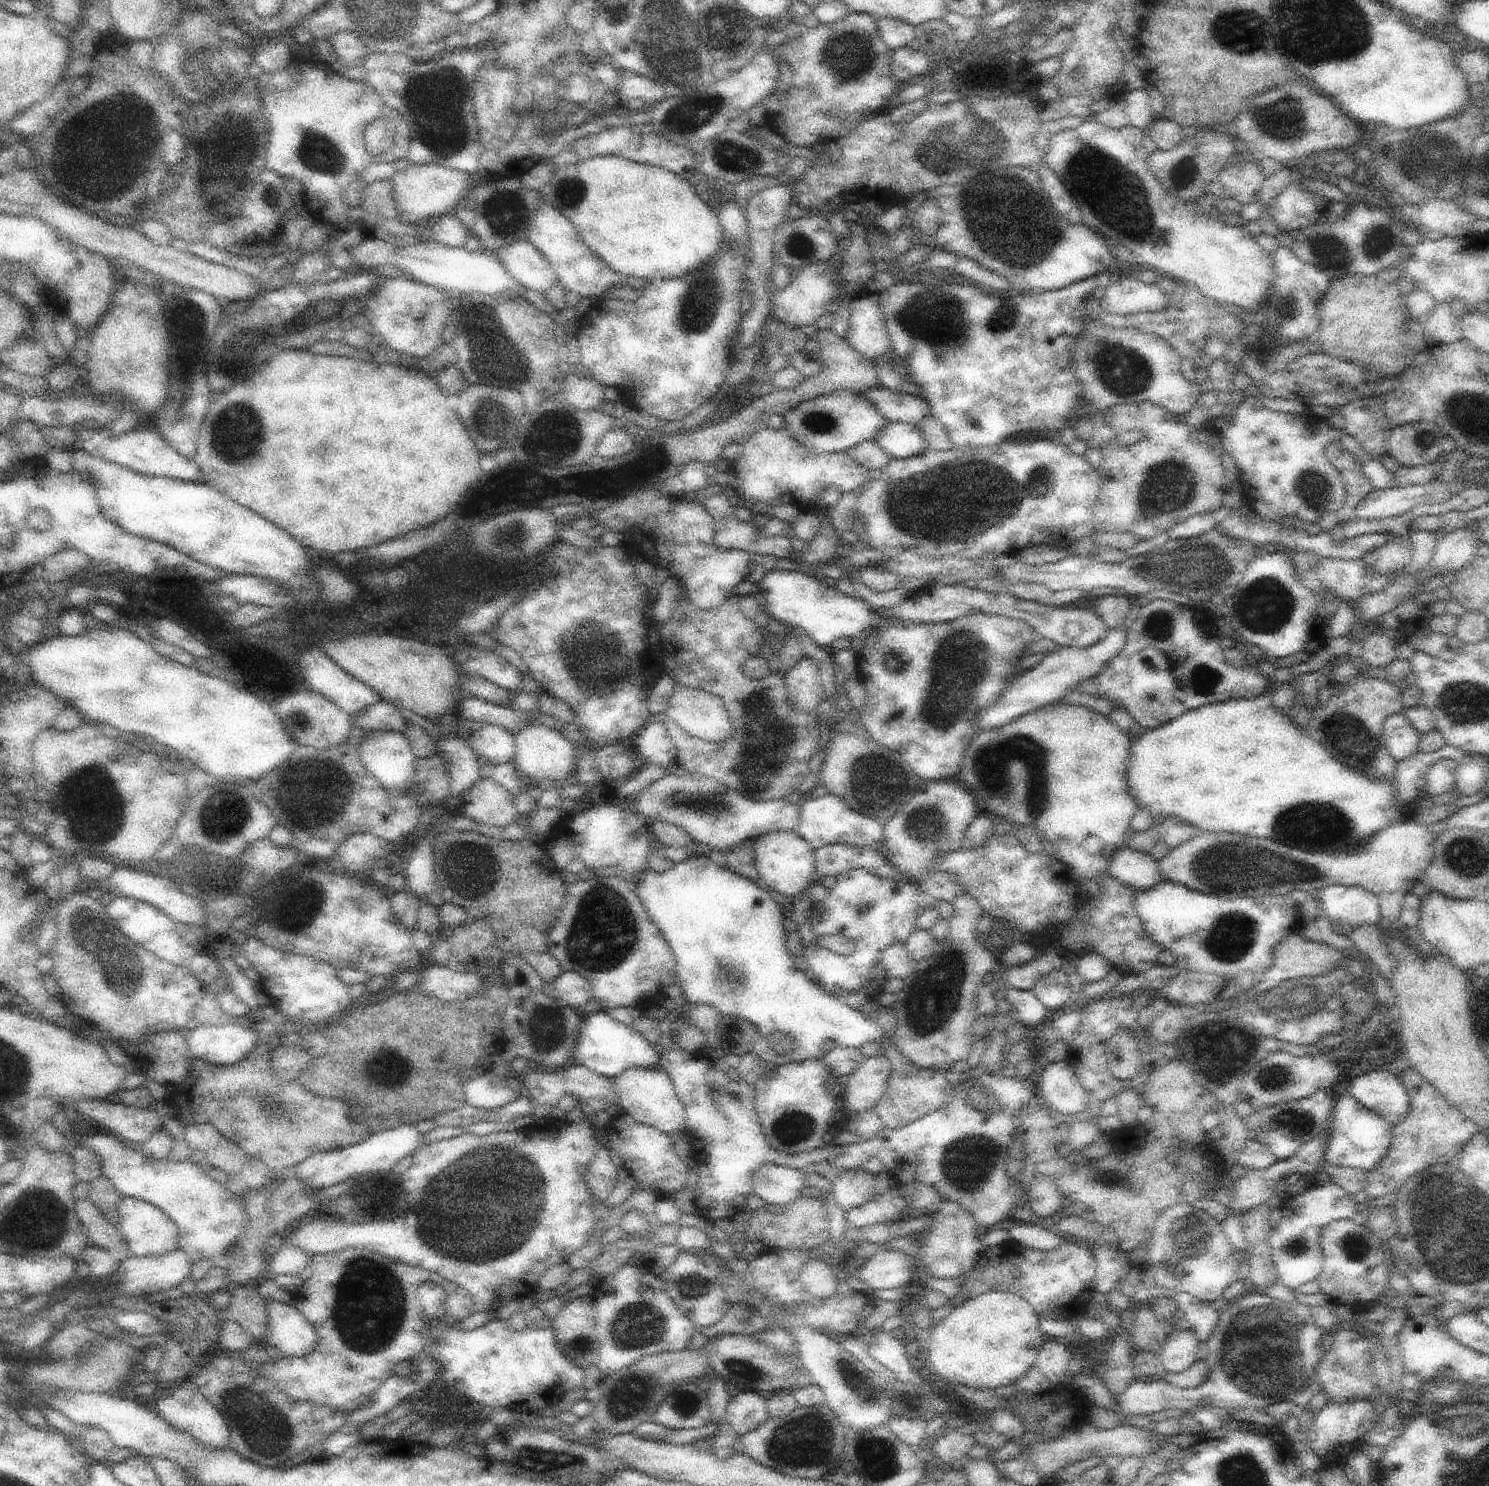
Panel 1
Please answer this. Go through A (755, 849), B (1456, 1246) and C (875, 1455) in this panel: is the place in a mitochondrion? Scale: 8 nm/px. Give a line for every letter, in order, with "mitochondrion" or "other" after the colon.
A: other
B: mitochondrion
C: mitochondrion

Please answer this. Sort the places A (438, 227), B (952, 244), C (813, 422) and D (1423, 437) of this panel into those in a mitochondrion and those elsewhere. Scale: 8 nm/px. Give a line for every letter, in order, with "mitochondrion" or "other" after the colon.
A: other
B: other
C: mitochondrion
D: mitochondrion

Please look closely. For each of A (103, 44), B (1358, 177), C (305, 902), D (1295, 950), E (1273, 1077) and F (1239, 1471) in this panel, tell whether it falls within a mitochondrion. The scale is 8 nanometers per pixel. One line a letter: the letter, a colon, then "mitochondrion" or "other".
A: other
B: mitochondrion
C: mitochondrion
D: other
E: mitochondrion
F: mitochondrion

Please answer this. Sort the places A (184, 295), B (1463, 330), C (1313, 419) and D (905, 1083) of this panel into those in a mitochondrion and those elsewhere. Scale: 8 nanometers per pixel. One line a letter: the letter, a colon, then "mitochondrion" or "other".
A: other
B: other
C: other
D: other

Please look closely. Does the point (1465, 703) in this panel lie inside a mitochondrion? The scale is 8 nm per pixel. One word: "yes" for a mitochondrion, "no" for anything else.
yes

